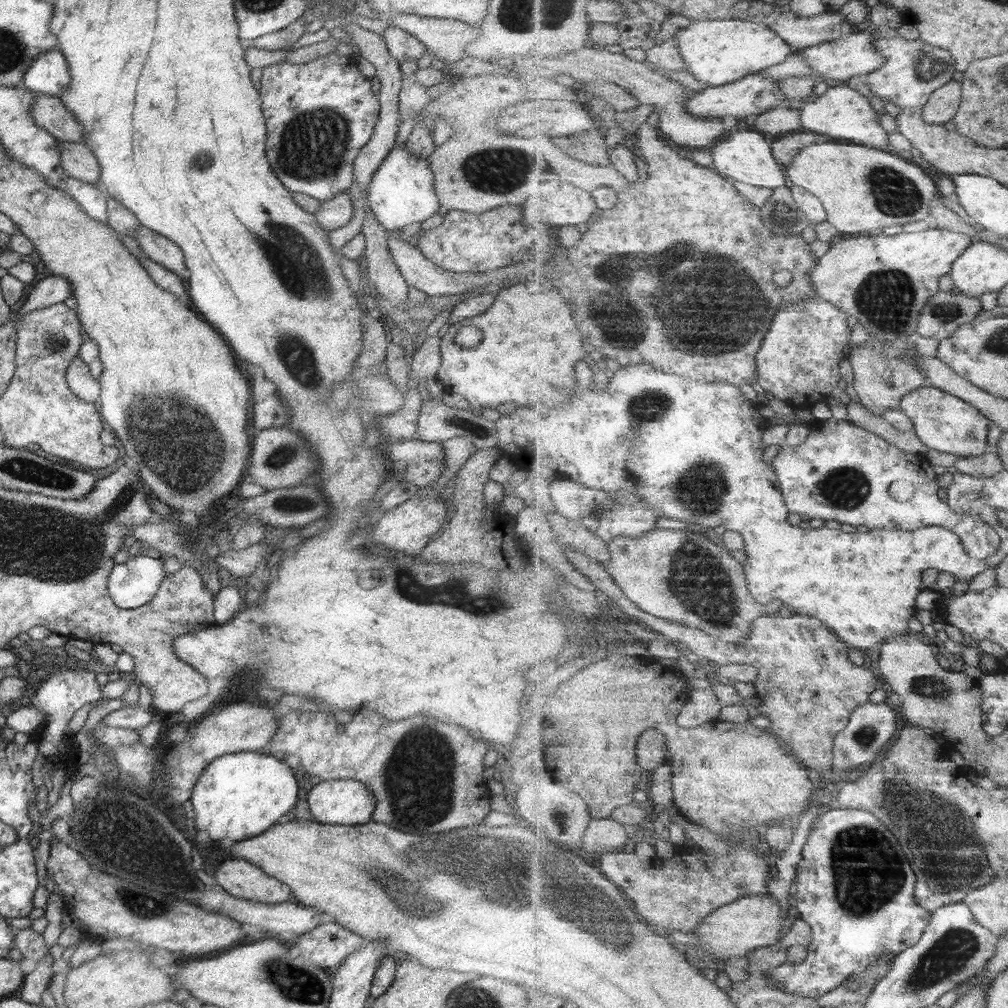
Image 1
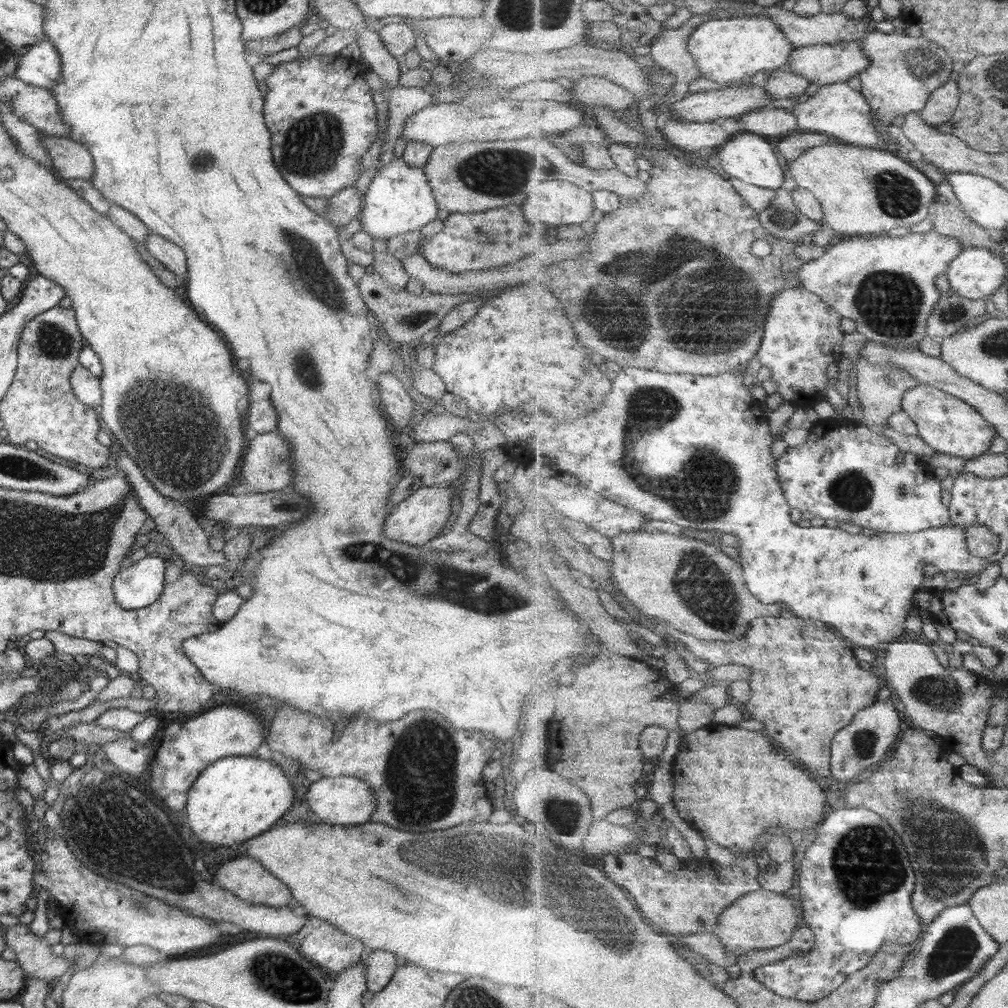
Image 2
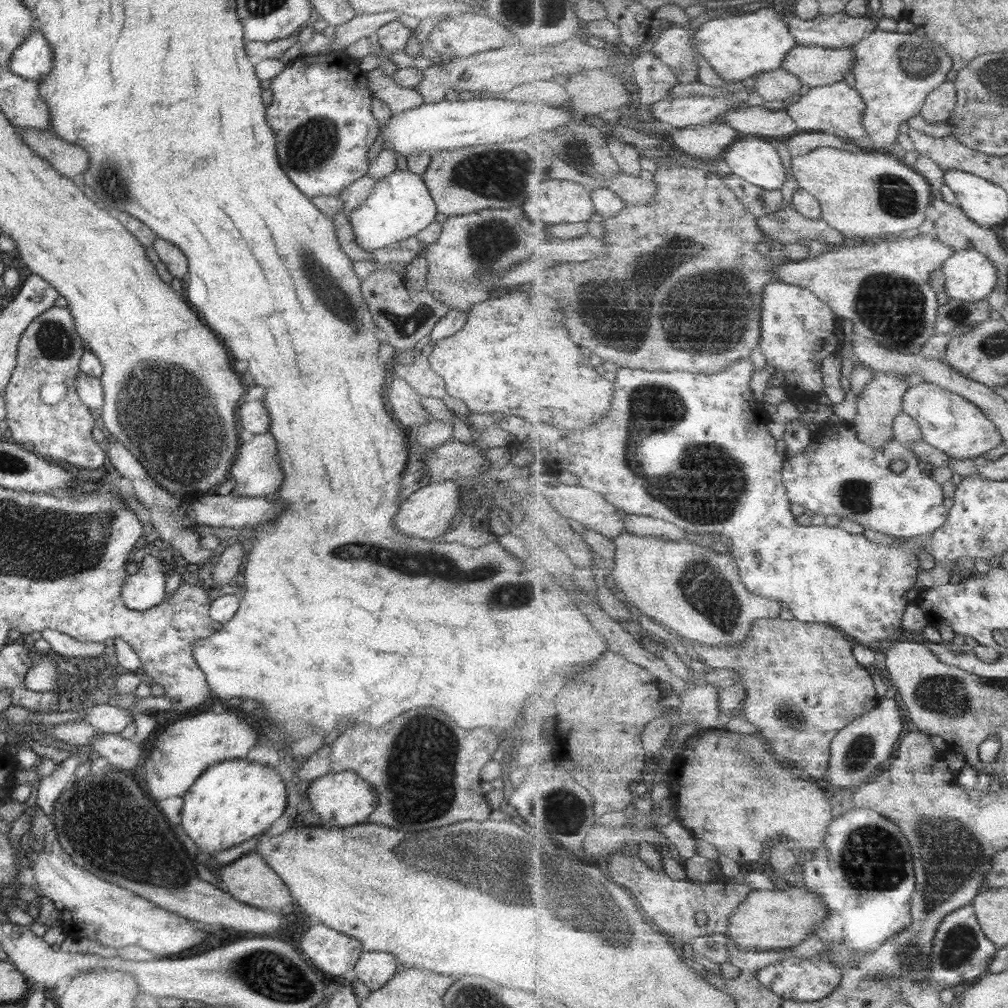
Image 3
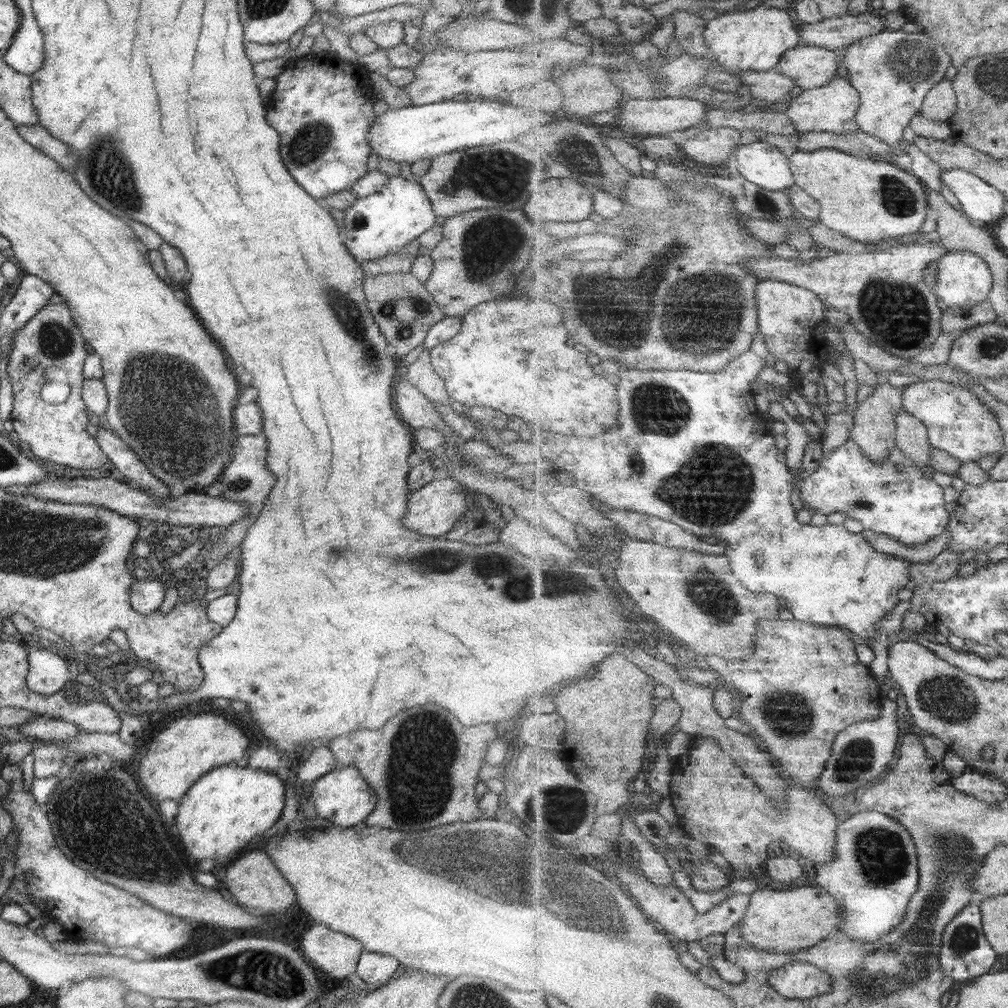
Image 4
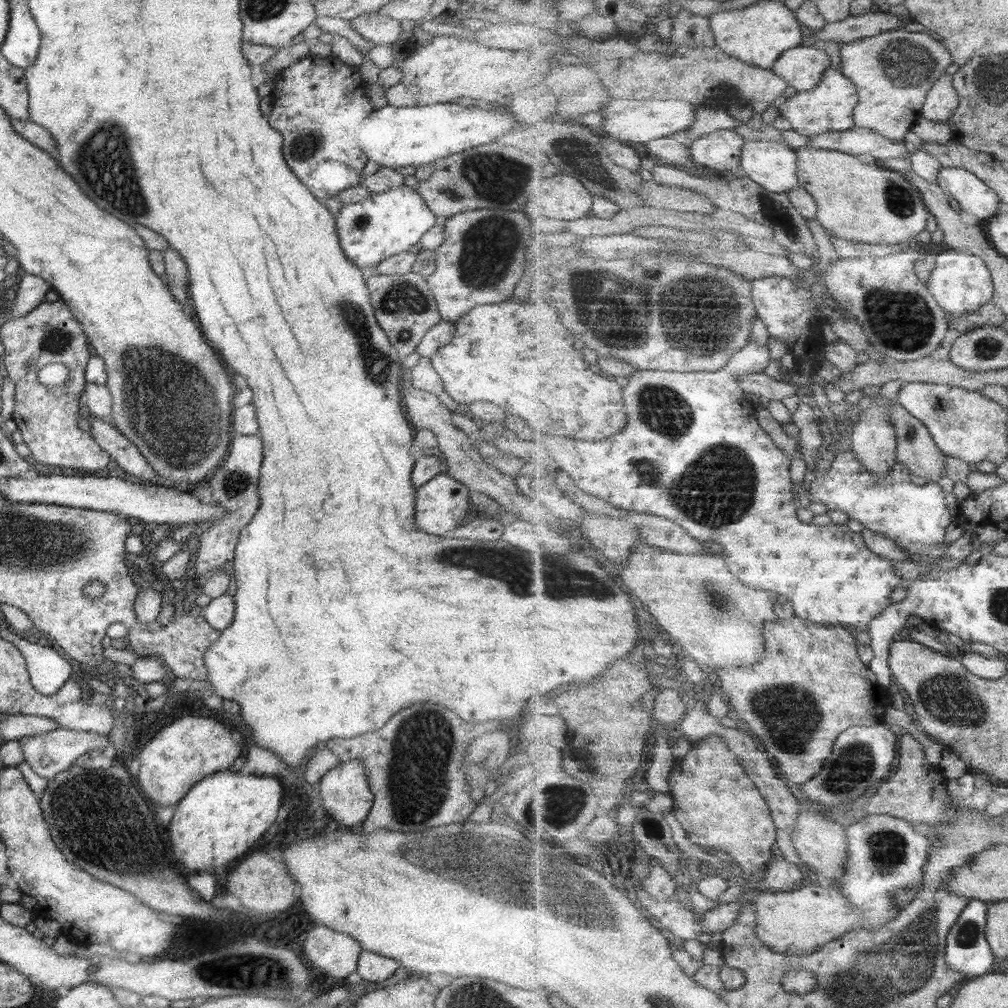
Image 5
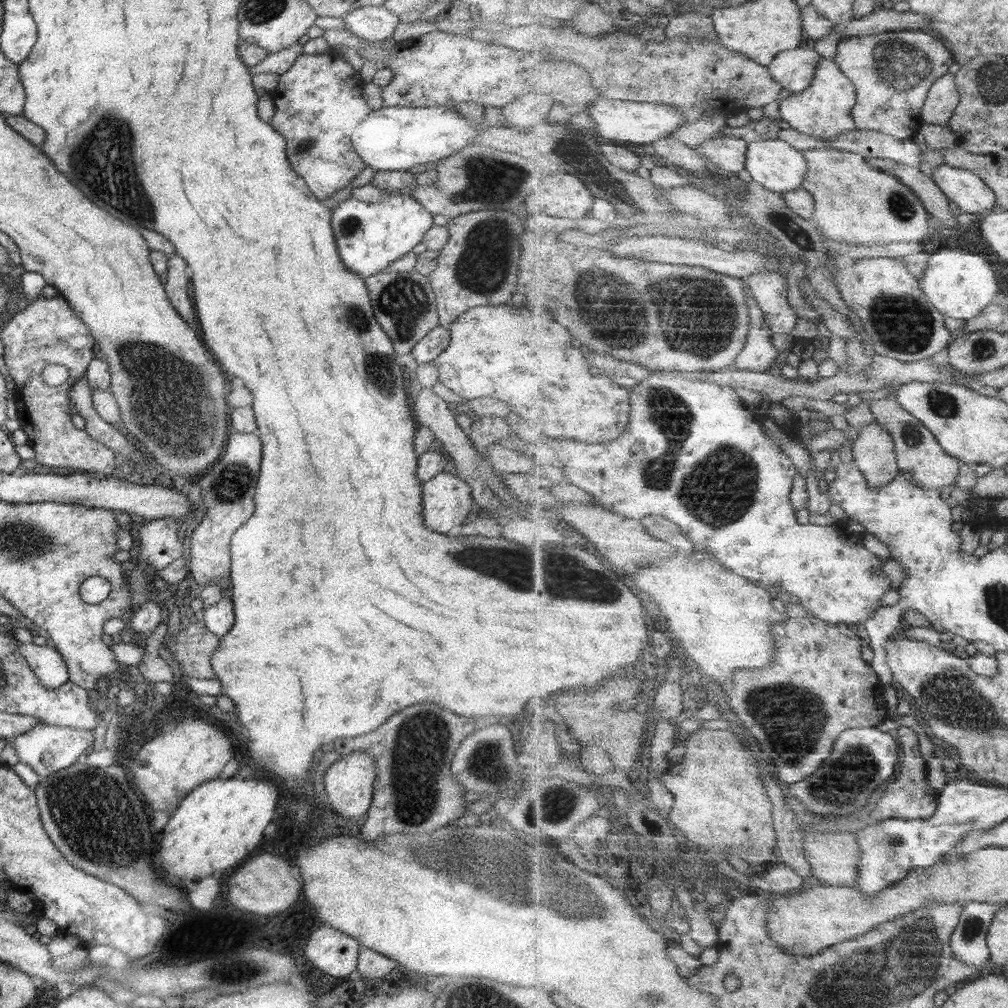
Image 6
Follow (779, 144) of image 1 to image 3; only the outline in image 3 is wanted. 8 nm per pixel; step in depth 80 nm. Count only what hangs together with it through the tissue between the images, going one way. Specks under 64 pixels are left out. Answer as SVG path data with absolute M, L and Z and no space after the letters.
M823 131L797 132L787 138L787 146L792 156L801 156L819 148L829 146L833 148L846 149L847 151L877 150L870 140L863 143L852 141L851 139L841 138L834 134L827 134Z

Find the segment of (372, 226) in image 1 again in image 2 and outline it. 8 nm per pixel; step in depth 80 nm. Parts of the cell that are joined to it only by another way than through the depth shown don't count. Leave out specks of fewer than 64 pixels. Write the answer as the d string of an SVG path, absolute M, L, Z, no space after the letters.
M373 240L371 252L373 262L368 271L383 277L395 290L403 289L410 276L405 272L399 259L385 253L385 247L385 240Z

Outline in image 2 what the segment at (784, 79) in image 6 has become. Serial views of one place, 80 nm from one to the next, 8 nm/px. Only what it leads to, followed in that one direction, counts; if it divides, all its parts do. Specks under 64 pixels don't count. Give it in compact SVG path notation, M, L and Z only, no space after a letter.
M861 40L843 44L818 44L806 47L796 47L791 53L790 66L792 72L804 76L810 82L819 85L845 83L851 76L871 66L870 58L863 52Z

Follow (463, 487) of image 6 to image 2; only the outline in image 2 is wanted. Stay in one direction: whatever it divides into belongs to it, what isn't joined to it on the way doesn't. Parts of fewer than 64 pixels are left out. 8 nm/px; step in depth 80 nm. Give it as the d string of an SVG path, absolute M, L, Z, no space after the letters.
M448 485L419 487L402 502L390 508L391 512L387 515L383 525L383 534L388 539L409 546L423 547L428 540L435 538L441 532L441 528L447 524L452 494L453 487Z

